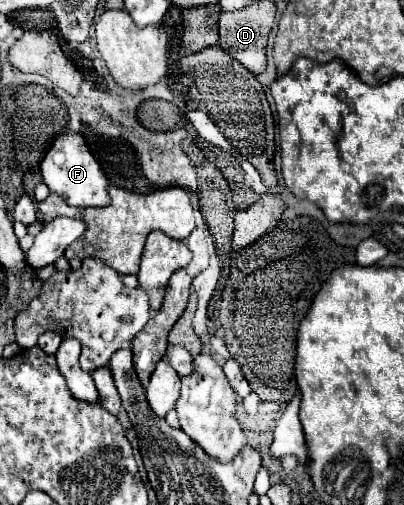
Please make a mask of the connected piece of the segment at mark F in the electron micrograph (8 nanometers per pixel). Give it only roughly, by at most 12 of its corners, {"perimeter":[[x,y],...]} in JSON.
{"perimeter":[[68,130],[40,162],[68,206],[110,204],[108,180],[84,138]]}

